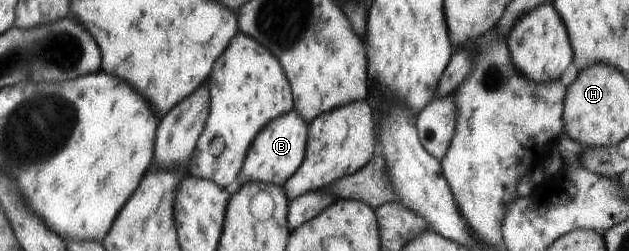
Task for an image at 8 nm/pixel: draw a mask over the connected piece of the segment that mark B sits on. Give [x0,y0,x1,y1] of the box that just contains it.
[234,108,307,189]

